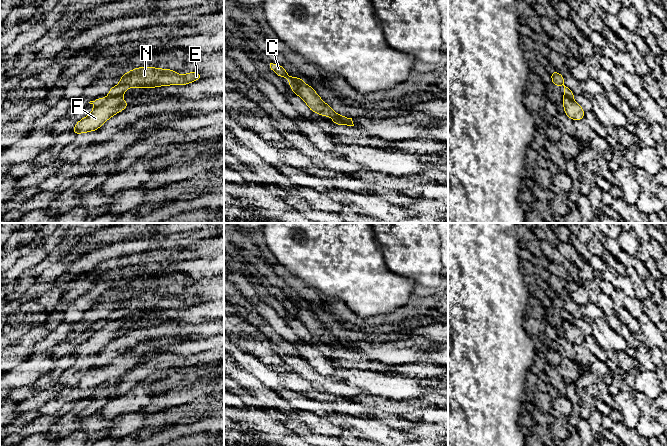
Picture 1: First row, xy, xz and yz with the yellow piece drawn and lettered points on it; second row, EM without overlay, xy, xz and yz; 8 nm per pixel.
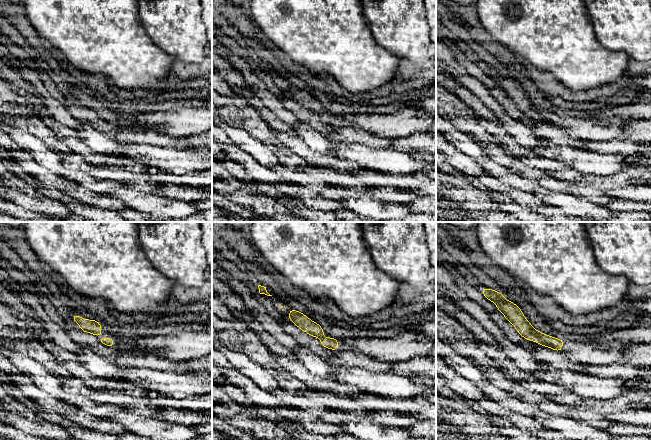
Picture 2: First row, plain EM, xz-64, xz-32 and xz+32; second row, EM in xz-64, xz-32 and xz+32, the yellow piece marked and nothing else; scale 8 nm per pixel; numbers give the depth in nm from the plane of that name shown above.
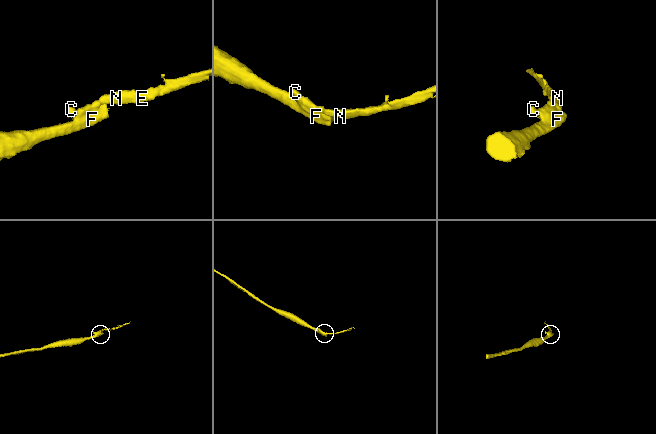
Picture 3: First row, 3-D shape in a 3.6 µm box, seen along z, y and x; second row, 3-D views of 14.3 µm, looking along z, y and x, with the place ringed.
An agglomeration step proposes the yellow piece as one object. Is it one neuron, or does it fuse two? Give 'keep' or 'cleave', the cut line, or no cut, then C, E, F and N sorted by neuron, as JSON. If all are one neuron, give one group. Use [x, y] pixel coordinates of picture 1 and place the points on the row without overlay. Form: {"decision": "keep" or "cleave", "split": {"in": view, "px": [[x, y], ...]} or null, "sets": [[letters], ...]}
{"decision": "cleave", "split": {"in": "xz", "px": [[351, 343], [333, 344]]}, "sets": [["C", "E", "N"], ["F"]]}

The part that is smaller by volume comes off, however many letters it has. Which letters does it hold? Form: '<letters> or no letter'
C, E, N

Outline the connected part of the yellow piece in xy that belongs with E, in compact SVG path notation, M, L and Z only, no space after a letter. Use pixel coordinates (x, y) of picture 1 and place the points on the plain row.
M140 291L124 297L124 300L120 301L120 307L111 311L108 318L112 321L119 321L126 318L127 311L136 313L138 311L154 312L167 309L187 309L202 302L203 300L199 296L189 296L182 300L171 293Z

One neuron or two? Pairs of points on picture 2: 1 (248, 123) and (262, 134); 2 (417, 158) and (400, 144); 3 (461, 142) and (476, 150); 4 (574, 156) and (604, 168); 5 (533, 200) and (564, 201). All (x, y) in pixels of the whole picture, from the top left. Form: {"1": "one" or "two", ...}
{"1": "one", "2": "two", "3": "one", "4": "one", "5": "two"}

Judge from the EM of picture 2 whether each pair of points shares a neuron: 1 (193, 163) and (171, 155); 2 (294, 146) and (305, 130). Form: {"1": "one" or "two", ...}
{"1": "one", "2": "two"}

